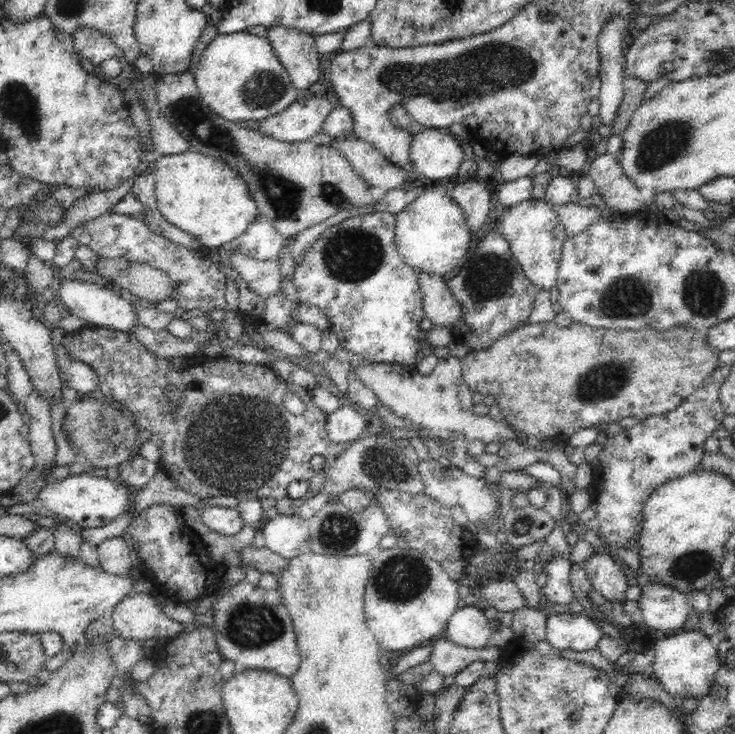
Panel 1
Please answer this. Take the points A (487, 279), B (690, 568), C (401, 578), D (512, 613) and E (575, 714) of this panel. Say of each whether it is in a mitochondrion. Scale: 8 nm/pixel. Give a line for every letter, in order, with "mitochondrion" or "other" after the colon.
A: mitochondrion
B: mitochondrion
C: mitochondrion
D: other
E: mitochondrion

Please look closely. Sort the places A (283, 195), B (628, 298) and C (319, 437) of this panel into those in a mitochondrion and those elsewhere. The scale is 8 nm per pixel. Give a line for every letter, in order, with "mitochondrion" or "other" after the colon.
A: mitochondrion
B: mitochondrion
C: other

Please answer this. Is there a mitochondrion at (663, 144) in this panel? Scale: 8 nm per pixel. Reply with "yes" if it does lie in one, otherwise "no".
yes

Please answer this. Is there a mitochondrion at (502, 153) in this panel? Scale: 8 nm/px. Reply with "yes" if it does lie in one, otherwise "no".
no

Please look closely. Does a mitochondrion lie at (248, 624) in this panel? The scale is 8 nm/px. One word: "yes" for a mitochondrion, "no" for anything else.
yes

